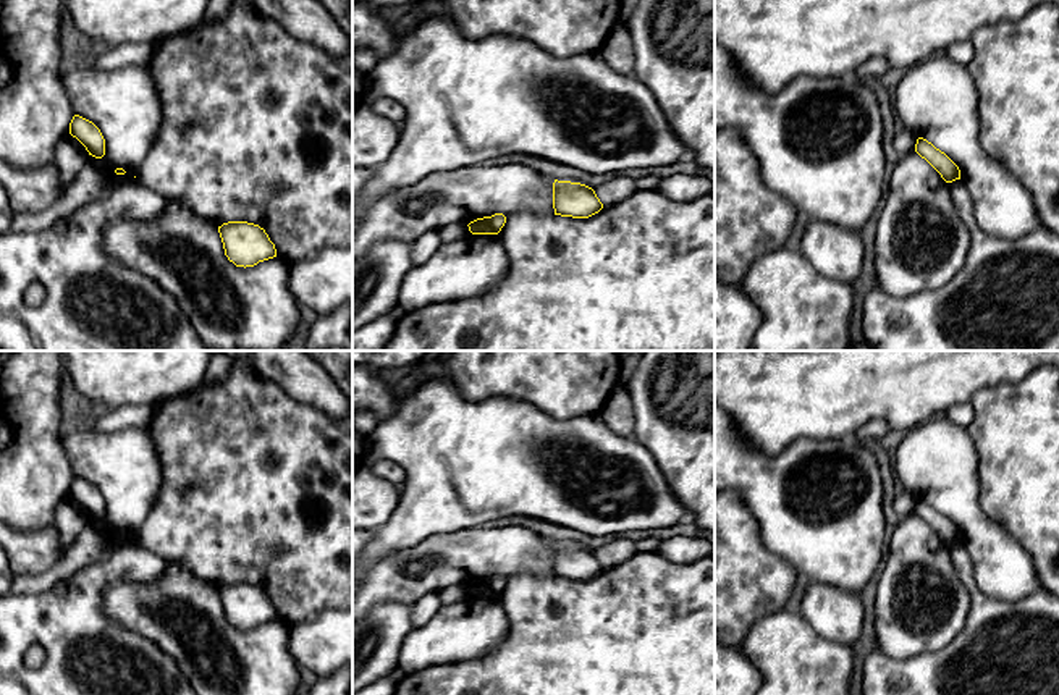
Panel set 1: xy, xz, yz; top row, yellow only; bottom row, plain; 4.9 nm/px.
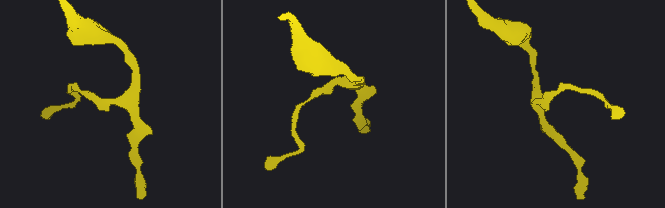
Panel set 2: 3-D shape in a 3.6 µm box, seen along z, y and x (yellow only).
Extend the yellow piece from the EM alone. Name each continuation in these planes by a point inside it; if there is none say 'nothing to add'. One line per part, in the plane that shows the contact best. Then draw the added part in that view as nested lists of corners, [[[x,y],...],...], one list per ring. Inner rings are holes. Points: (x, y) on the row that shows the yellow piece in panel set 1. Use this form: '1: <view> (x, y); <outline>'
nothing to add

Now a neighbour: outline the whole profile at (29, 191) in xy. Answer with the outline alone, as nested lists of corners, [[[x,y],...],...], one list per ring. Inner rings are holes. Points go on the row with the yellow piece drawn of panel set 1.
[[[0,158],[0,184],[15,213],[45,210],[65,192],[55,160],[37,170],[16,170]]]

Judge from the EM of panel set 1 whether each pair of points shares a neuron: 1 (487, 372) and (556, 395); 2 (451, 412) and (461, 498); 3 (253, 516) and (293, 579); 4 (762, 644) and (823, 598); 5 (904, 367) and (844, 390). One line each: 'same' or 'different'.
1: same
2: same
3: same
4: different
5: same

